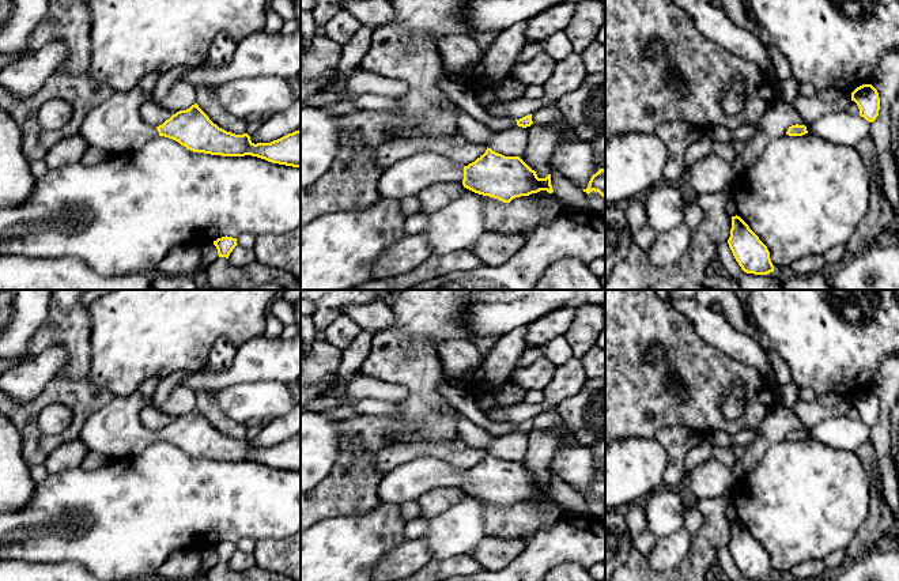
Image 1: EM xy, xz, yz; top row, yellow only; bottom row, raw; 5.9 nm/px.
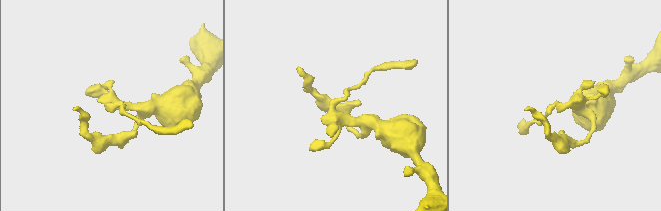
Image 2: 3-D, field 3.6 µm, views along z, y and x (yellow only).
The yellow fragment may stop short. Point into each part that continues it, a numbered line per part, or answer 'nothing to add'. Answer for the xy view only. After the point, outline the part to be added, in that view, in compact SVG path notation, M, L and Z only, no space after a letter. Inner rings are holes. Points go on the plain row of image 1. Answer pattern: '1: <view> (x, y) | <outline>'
1: xy (116, 430) | M139 389L128 397L116 397L87 419L78 439L88 452L110 459L136 456L159 441L156 433L141 425L143 408Z

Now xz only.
1: xz (410, 480) | M420 456L385 474L378 486L378 497L381 502L401 505L418 501L434 488L462 484L462 471L434 456Z

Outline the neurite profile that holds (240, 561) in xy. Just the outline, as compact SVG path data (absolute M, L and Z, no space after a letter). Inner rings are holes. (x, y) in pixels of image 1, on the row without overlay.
M237 550L230 558L228 565L237 571L246 571L256 566L256 558L253 554Z

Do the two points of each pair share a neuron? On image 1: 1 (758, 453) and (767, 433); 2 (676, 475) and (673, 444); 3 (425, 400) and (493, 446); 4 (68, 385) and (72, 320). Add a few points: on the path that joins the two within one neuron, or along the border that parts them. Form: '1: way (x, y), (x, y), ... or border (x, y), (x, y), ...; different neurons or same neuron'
1: way (758, 448), (766, 438); same neuron
2: way (676, 467), (676, 452); same neuron
3: border (461, 417), (457, 425), (459, 436); different neurons
4: way (83, 372), (82, 336); same neuron

